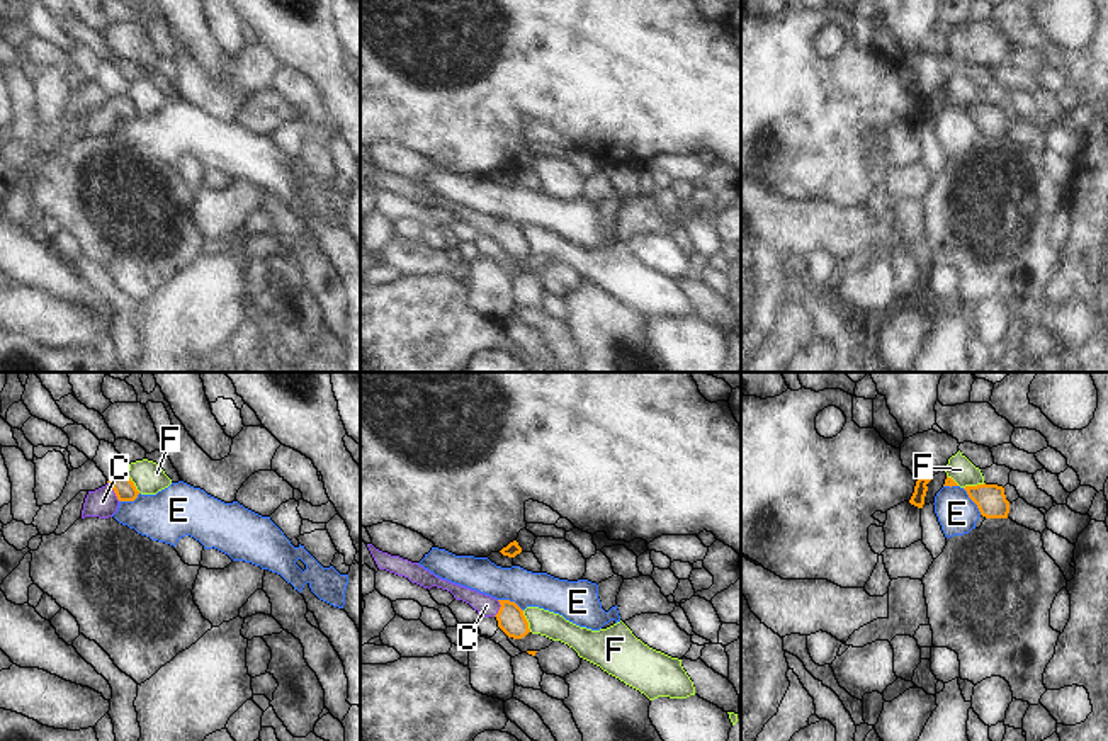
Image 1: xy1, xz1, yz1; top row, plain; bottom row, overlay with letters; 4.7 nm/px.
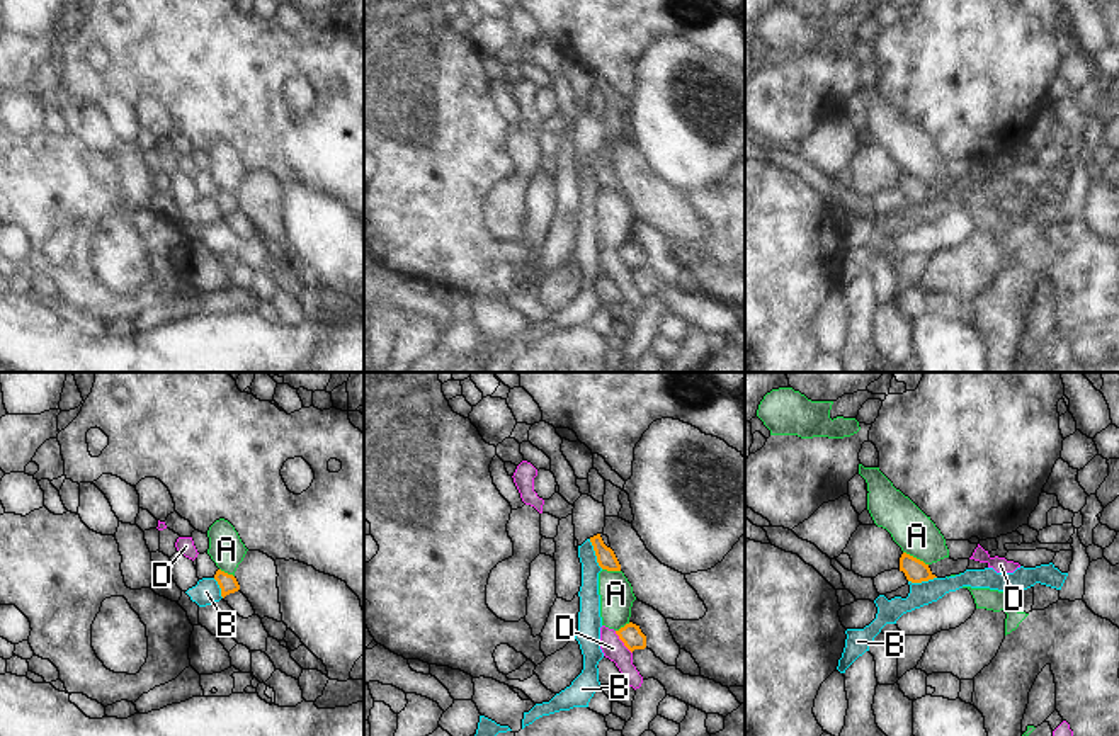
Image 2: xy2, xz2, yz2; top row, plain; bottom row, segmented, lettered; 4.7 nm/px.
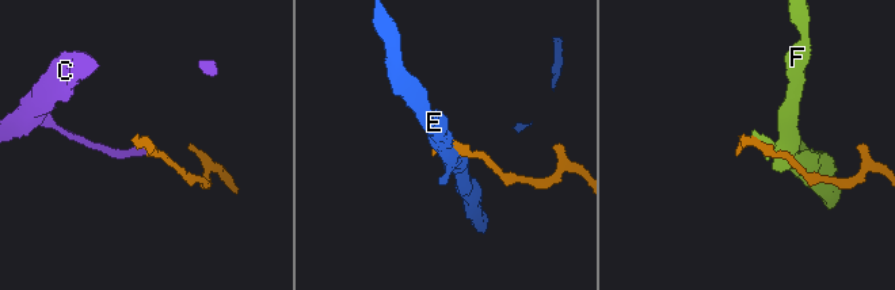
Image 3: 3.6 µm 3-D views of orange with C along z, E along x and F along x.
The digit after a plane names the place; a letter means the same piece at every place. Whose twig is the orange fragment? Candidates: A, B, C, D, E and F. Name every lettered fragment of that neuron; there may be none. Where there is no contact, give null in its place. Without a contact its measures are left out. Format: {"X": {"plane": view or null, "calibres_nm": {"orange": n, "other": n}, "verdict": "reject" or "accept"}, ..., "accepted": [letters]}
{"A": {"plane": "yz2", "calibres_nm": {"orange": 110, "other": 190}, "verdict": "reject"}, "B": {"plane": "xz2", "calibres_nm": {"orange": 90, "other": 100}, "verdict": "reject"}, "C": {"plane": "xy1", "calibres_nm": {"orange": 100, "other": 140}, "verdict": "accept"}, "D": {"plane": "xz2", "calibres_nm": {"orange": 100, "other": 110}, "verdict": "reject"}, "E": {"plane": "yz1", "calibres_nm": {"orange": 140, "other": 190}, "verdict": "reject"}, "F": {"plane": "xz1", "calibres_nm": {"orange": 130, "other": 120}, "verdict": "reject"}, "accepted": ["C"]}

